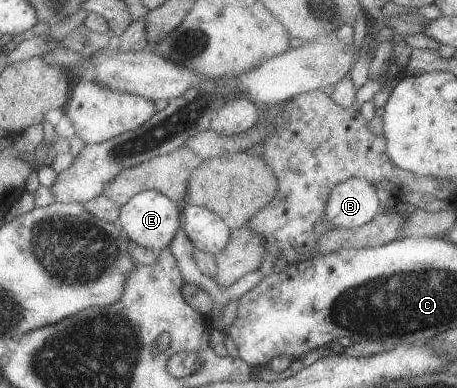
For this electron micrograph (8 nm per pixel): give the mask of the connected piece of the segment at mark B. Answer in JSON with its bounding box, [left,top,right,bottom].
[327,178,382,228]

